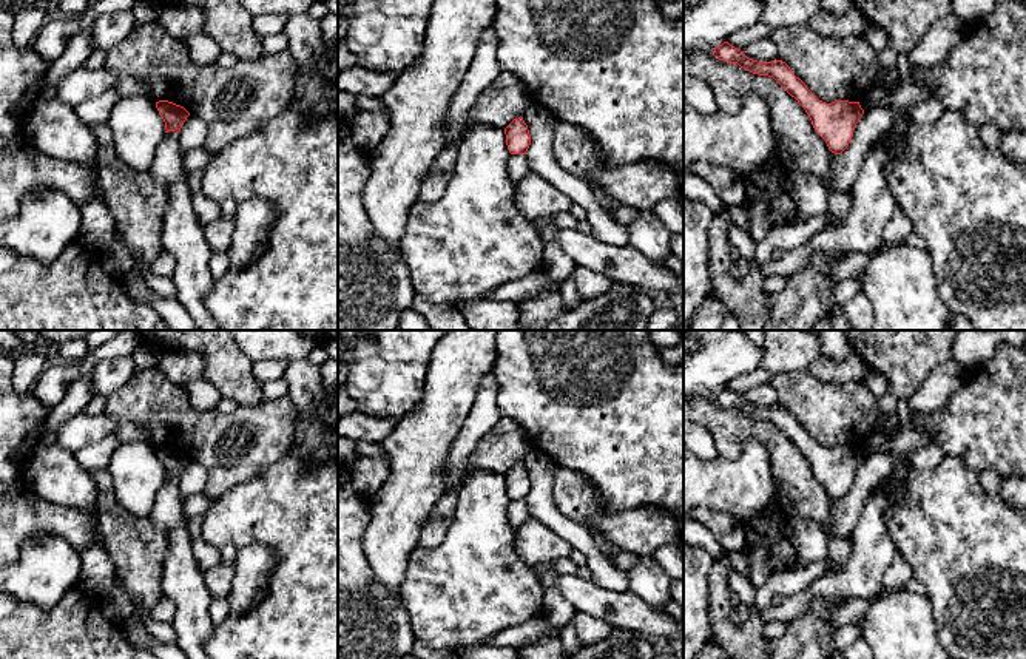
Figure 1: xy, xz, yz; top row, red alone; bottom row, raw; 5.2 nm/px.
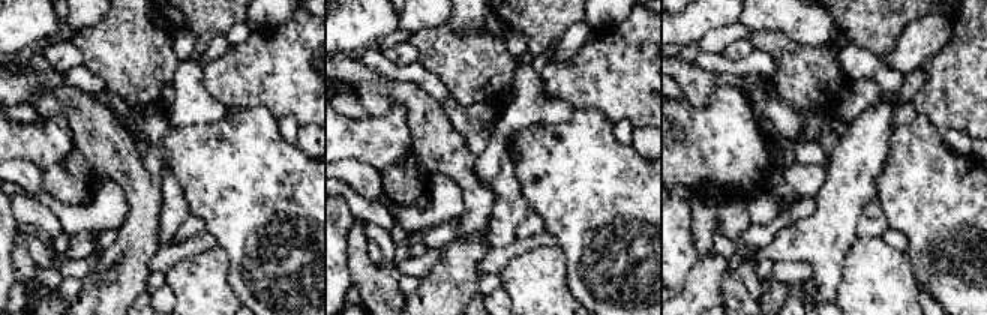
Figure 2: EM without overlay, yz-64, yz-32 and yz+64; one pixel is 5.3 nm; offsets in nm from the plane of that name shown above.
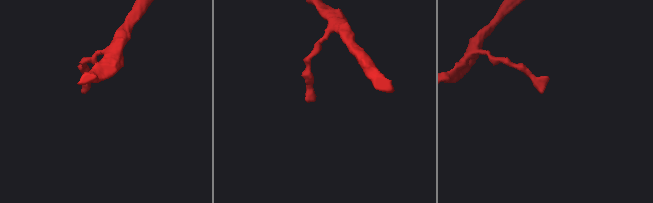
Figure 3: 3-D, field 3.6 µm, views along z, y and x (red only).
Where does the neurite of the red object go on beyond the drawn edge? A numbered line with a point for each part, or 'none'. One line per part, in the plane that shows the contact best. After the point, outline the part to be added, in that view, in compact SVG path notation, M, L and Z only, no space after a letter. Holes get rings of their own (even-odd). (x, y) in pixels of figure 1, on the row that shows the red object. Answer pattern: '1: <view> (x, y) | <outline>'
none

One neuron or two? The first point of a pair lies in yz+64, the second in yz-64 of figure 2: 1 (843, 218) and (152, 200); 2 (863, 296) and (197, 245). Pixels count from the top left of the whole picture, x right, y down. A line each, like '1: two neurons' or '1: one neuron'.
1: two neurons
2: two neurons

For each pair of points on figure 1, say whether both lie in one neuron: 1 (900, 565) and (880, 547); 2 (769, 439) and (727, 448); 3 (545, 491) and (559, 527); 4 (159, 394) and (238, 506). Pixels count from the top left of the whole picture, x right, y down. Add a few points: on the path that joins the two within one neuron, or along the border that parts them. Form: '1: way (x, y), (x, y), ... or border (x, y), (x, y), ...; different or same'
1: border (897, 553), (884, 571), (883, 588); different
2: way (758, 432), (742, 432), (738, 437); same
3: way (545, 500), (545, 510), (553, 517); same
4: border (261, 474), (232, 486), (213, 502); different

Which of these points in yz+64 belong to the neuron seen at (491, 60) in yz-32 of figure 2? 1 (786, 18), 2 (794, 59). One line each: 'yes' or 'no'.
1: no
2: yes

